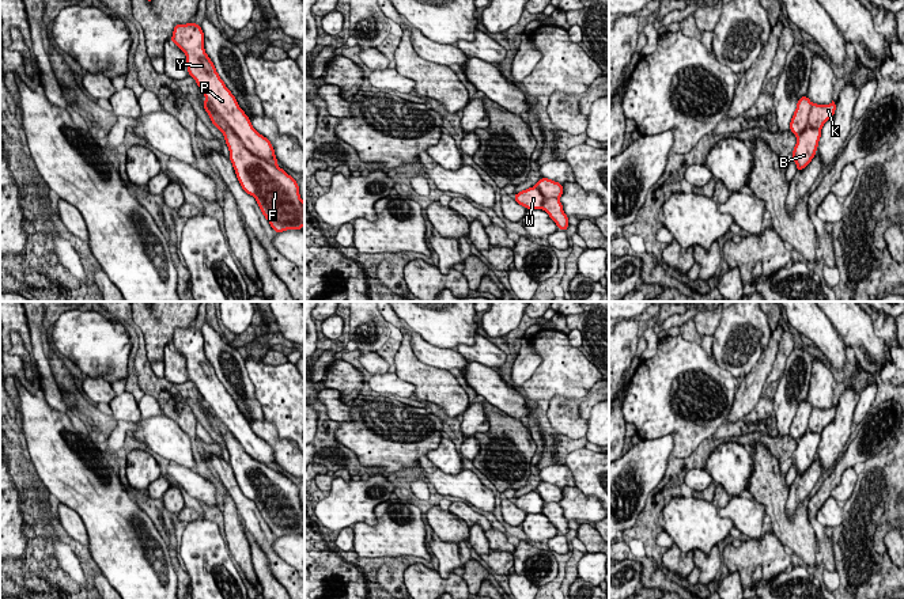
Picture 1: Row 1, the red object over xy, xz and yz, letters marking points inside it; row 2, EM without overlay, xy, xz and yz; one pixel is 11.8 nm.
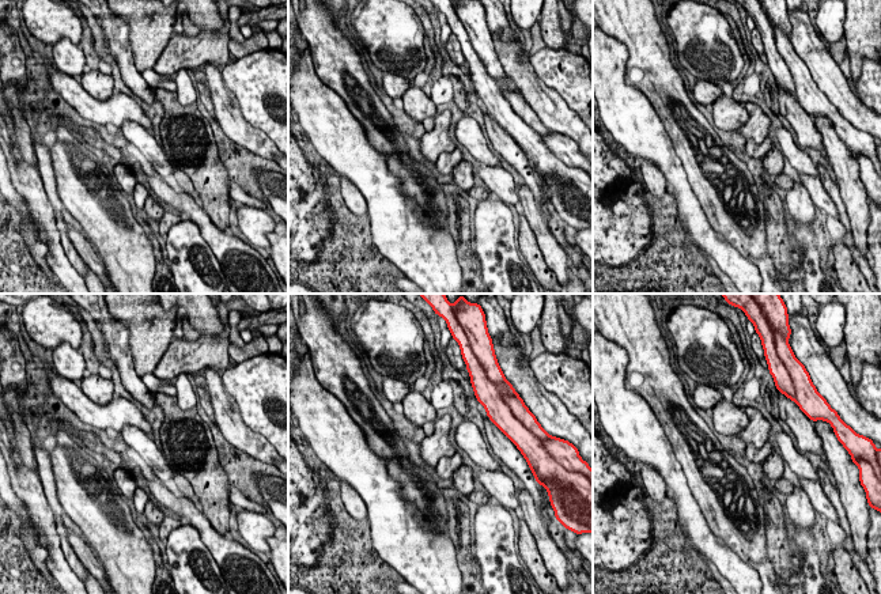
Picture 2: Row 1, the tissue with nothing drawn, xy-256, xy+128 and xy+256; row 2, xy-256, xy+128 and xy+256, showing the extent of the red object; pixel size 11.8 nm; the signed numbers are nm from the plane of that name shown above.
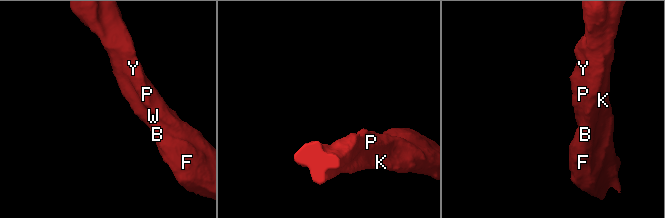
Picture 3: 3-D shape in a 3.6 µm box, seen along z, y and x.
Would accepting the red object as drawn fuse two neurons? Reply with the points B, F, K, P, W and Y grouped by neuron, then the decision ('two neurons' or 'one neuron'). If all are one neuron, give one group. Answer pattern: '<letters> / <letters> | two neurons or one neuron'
B F K P W Y | one neuron

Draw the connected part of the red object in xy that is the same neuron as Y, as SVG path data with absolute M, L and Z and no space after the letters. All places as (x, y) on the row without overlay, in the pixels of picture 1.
M177 327L170 342L186 360L186 371L205 401L203 410L223 437L242 493L253 500L276 538L305 530L298 486L277 470L273 450L260 439L220 383L204 353L201 330Z

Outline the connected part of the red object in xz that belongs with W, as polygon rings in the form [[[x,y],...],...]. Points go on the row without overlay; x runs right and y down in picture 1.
[[[542,481],[533,492],[517,497],[514,504],[526,513],[545,515],[559,534],[566,535],[570,528],[559,504],[561,500],[563,489]]]

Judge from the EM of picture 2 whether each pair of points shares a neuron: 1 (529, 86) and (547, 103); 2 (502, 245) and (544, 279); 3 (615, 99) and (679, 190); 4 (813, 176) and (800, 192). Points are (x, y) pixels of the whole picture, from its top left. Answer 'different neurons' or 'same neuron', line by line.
1: same neuron
2: different neurons
3: same neuron
4: different neurons

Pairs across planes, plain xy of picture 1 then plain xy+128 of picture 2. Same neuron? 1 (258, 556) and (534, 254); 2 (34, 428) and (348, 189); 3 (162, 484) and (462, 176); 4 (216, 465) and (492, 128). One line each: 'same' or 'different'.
1: different
2: different
3: different
4: same

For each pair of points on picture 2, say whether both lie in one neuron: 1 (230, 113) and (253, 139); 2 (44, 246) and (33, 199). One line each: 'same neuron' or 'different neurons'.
1: same neuron
2: same neuron

